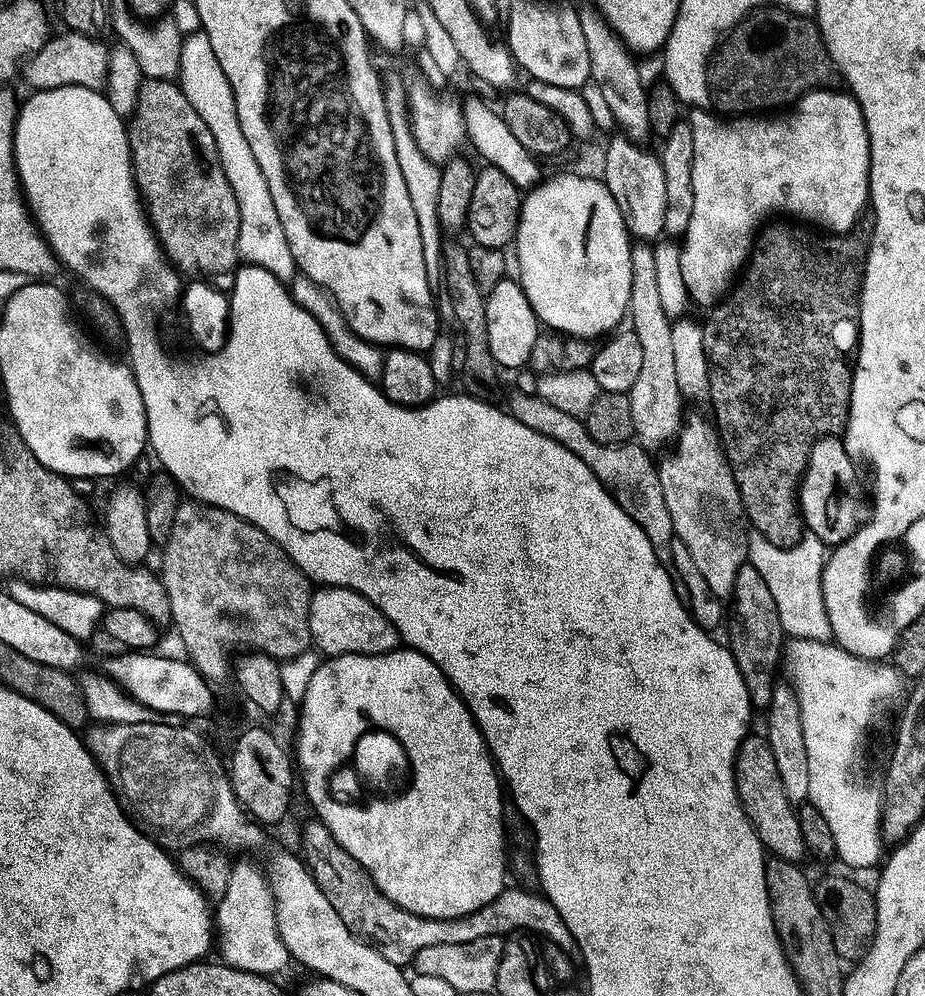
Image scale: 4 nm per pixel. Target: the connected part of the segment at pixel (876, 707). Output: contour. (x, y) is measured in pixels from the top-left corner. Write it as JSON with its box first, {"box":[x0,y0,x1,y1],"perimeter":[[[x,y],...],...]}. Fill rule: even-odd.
{"box":[786,639,905,868],"perimeter":[[[789,639],[786,644],[786,672],[787,668],[792,675],[791,687],[802,710],[805,742],[803,759],[808,760],[807,799],[829,823],[839,862],[848,868],[872,868],[876,863],[879,865],[885,855],[884,847],[886,847],[882,839],[884,798],[881,789],[877,785],[875,788],[874,785],[868,784],[864,778],[864,747],[868,744],[868,731],[871,730],[875,720],[882,719],[892,703],[899,698],[905,681],[895,667],[884,662],[860,660],[835,642],[823,644]]]}

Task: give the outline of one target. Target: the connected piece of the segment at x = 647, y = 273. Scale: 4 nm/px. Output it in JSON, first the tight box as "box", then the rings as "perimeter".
{"box":[630,243,686,450],"perimeter":[[[637,243],[632,250],[632,293],[630,294],[630,324],[642,346],[642,374],[632,387],[632,409],[634,410],[635,439],[649,450],[668,444],[680,432],[684,424],[682,416],[686,397],[678,386],[678,374],[674,366],[674,342],[672,325],[674,320],[663,309],[661,291],[658,290],[655,247]]]}

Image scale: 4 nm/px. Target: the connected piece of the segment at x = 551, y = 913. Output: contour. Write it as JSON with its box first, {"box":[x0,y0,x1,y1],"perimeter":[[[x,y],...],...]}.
{"box":[302,818,581,969],"perimeter":[[[319,818],[313,819],[313,824],[302,832],[302,852],[322,894],[326,894],[330,906],[338,910],[338,918],[346,922],[352,933],[380,951],[386,962],[394,962],[399,968],[407,969],[422,950],[433,946],[466,946],[466,942],[479,942],[481,938],[512,938],[517,934],[528,934],[528,931],[533,932],[533,937],[541,936],[541,941],[560,946],[573,958],[581,955],[574,934],[570,934],[570,926],[562,922],[562,914],[558,914],[548,897],[539,891],[528,892],[521,886],[508,886],[498,899],[490,902],[490,906],[482,906],[482,910],[474,914],[457,920],[427,920],[390,902],[390,898],[378,890],[374,878],[370,878],[368,871],[337,842]]]}

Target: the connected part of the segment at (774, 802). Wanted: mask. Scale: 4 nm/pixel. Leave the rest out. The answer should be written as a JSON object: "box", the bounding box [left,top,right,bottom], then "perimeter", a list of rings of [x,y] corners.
{"box":[736,738,809,864],"perimeter":[[[749,738],[740,747],[736,755],[736,792],[740,795],[740,804],[752,828],[760,835],[760,843],[773,857],[789,860],[791,864],[800,864],[809,851],[803,840],[802,826],[797,809],[784,797],[785,777],[778,770],[778,764],[772,754],[767,739]]]}

